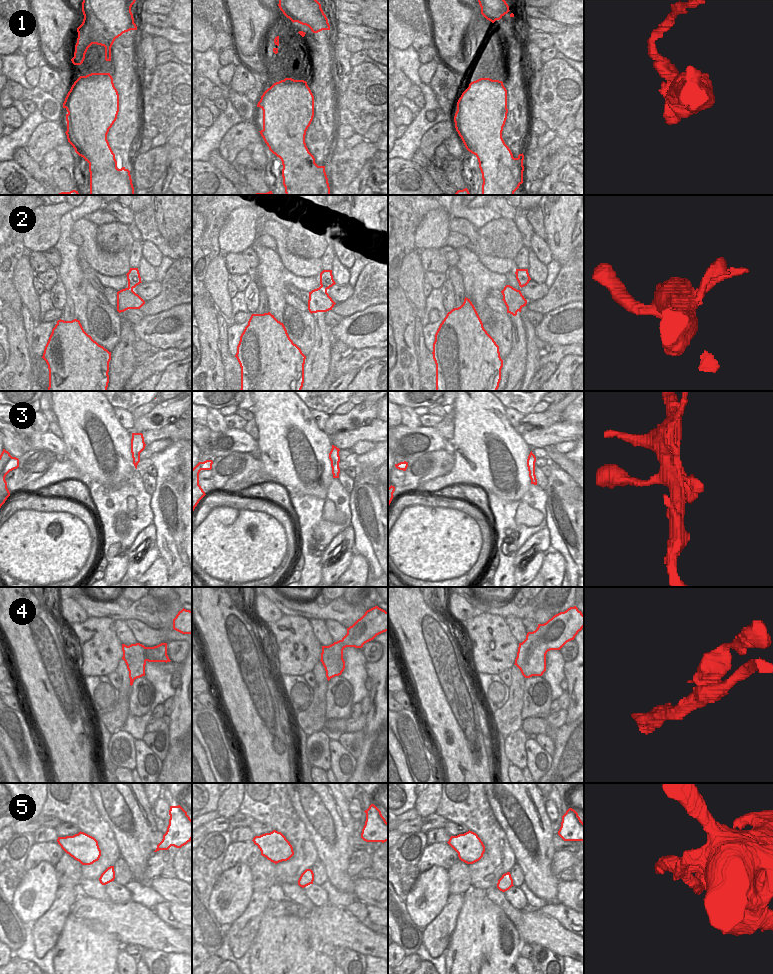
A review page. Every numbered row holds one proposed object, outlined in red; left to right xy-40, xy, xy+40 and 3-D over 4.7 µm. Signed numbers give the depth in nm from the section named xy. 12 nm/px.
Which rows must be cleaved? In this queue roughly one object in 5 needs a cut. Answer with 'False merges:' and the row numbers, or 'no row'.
False merges: 1, 4

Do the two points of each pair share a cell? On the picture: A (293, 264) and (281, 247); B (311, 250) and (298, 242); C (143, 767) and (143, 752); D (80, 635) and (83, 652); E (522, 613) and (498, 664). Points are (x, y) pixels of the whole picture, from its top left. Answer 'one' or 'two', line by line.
A: one
B: one
C: one
D: one
E: two

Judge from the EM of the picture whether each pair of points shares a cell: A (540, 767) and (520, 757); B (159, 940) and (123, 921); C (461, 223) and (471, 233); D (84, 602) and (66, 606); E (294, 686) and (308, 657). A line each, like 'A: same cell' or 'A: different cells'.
A: different cells
B: same cell
C: same cell
D: different cells
E: different cells

